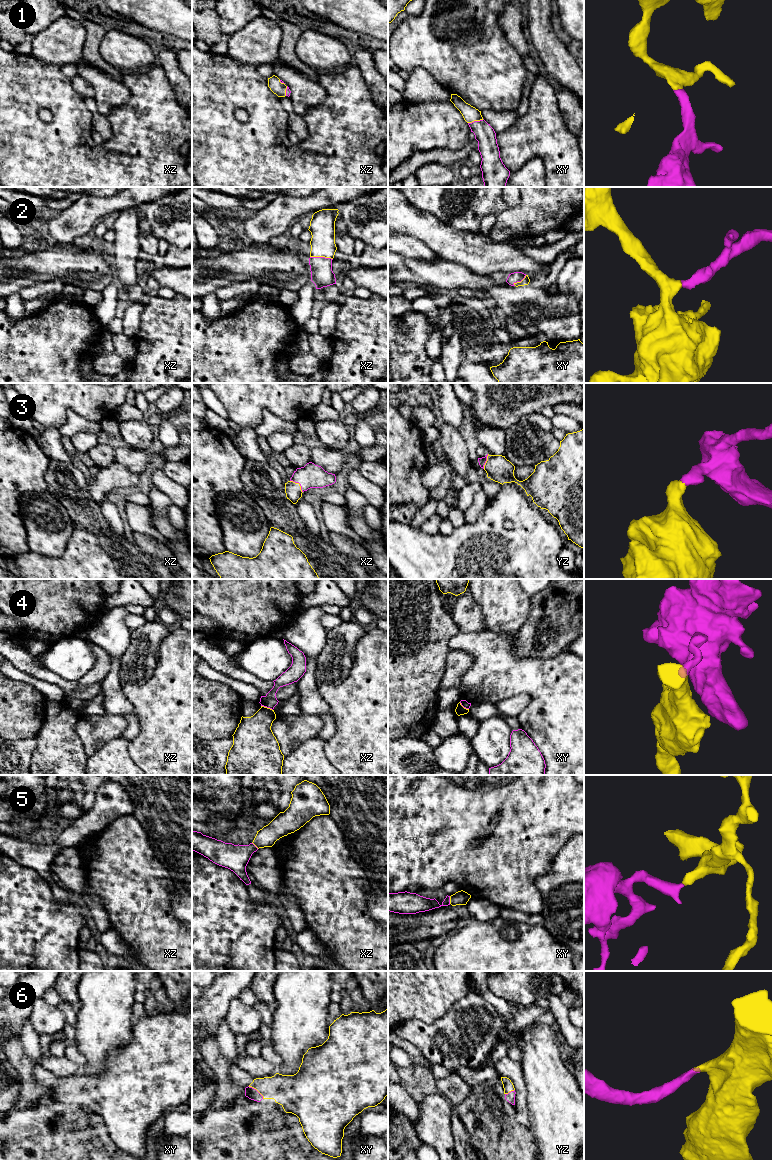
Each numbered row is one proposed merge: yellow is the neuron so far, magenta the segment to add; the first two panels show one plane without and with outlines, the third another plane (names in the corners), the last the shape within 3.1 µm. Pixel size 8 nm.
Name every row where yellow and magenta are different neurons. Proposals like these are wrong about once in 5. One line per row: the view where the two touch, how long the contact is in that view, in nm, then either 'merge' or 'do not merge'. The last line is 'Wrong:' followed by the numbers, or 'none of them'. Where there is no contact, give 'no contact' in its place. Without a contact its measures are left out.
1: xy | 130 nm | merge
2: xz | 190 nm | merge
3: xz | 140 nm | merge
4: xz | 100 nm | do not merge
5: xy | 60 nm | merge
6: xy | 160 nm | merge
Wrong: 4

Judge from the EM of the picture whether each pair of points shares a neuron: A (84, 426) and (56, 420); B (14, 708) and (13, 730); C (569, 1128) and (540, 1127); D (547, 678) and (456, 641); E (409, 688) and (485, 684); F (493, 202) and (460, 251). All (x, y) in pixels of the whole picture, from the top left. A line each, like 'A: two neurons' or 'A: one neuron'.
A: two neurons
B: one neuron
C: one neuron
D: one neuron
E: two neurons
F: two neurons

